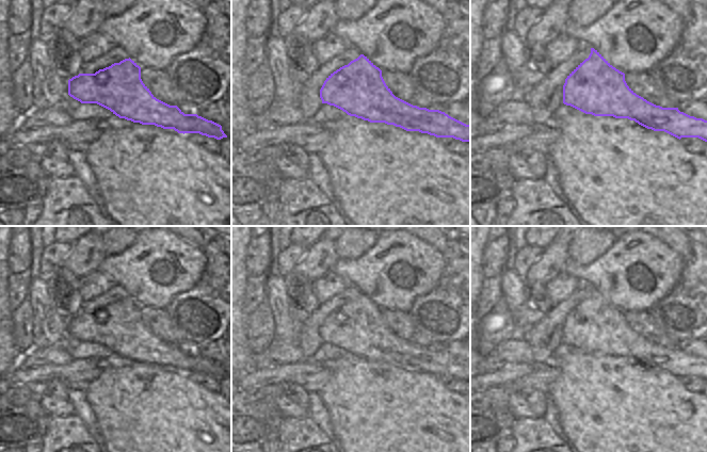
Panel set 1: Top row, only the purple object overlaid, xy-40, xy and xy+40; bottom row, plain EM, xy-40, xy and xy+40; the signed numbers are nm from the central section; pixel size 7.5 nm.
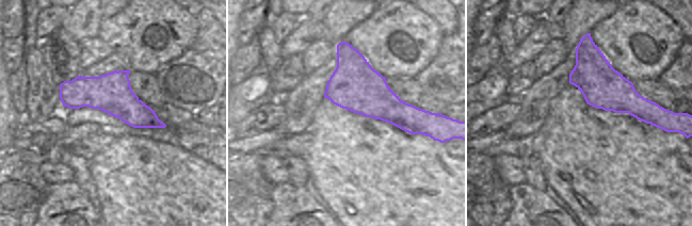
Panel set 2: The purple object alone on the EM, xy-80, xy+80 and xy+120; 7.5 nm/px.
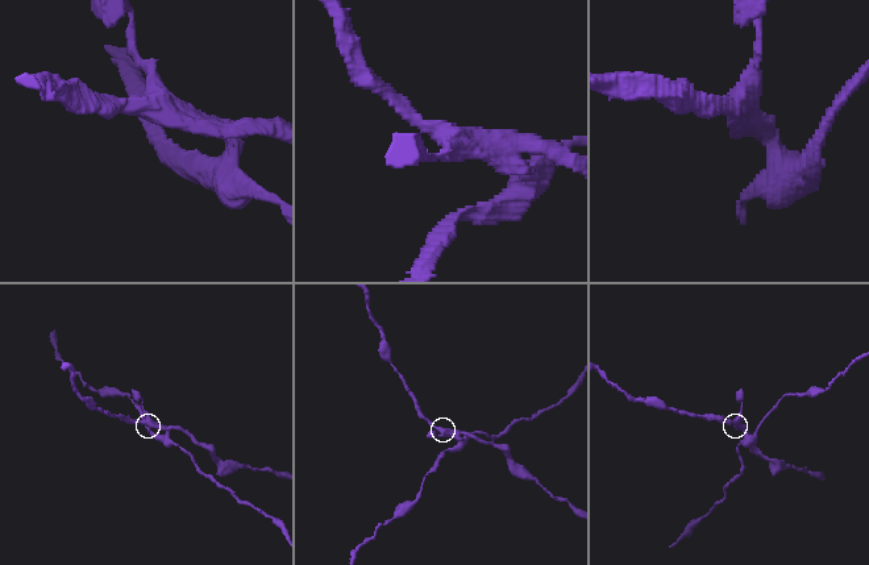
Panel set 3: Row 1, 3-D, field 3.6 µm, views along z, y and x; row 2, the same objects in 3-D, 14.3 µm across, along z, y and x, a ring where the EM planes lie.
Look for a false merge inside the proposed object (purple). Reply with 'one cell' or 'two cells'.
two cells

